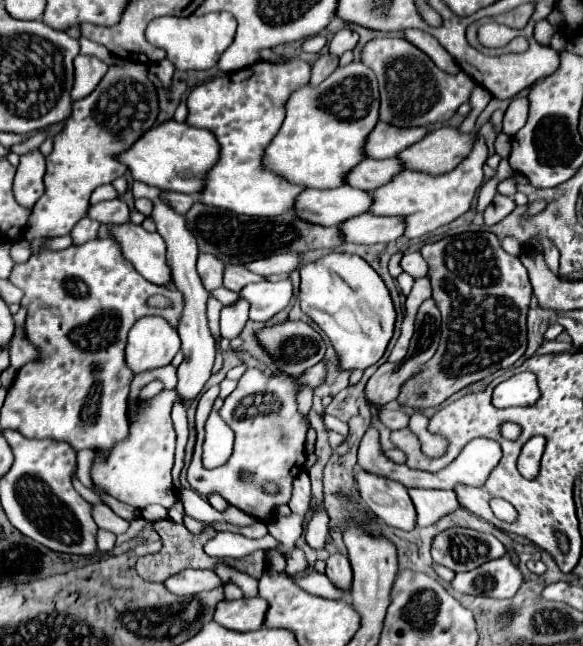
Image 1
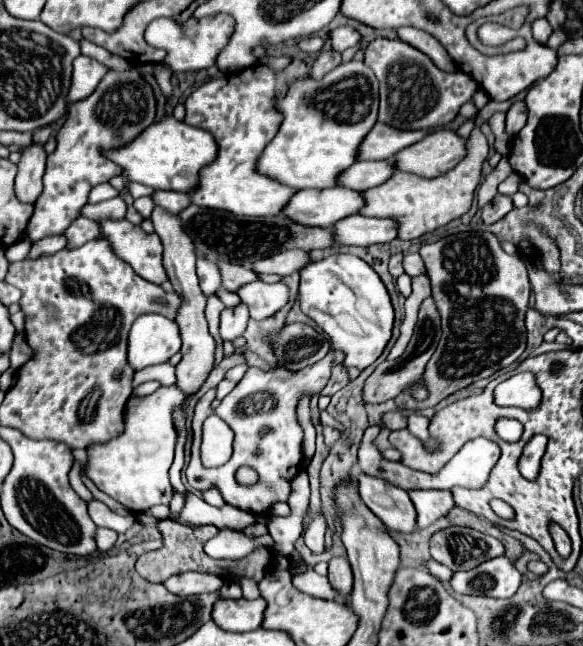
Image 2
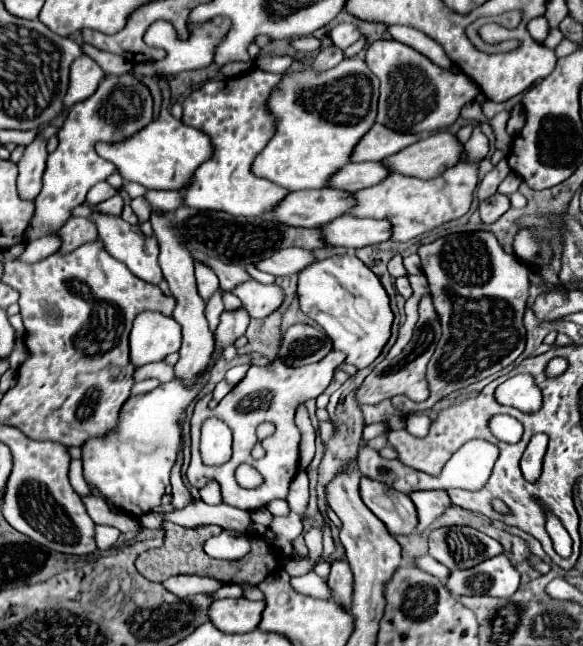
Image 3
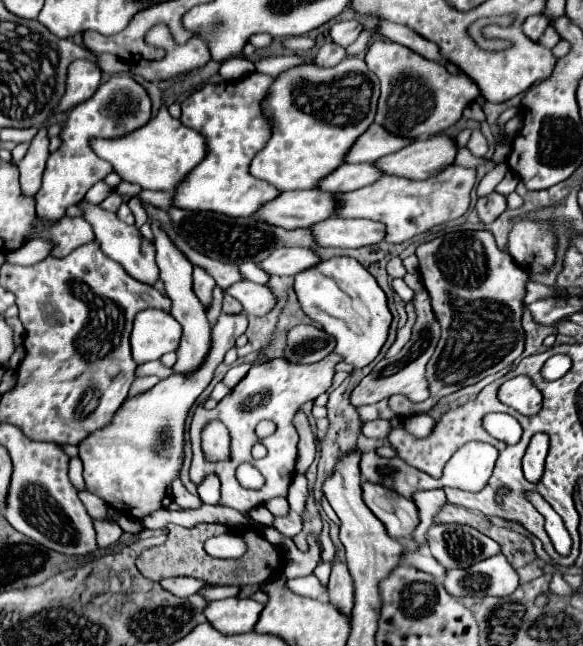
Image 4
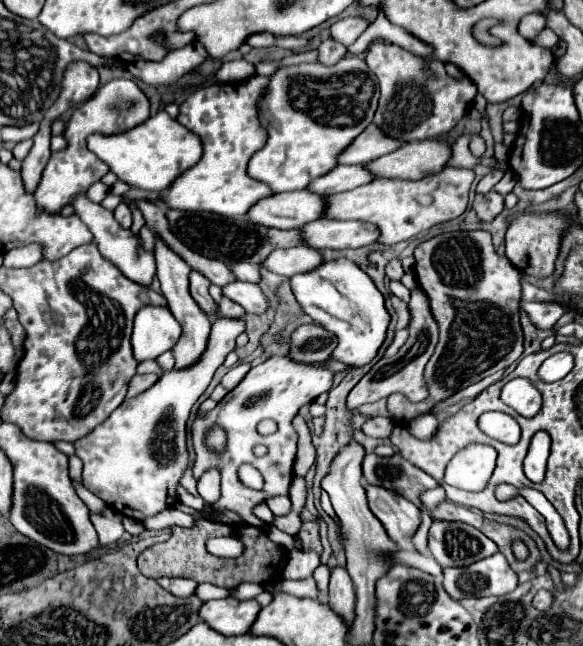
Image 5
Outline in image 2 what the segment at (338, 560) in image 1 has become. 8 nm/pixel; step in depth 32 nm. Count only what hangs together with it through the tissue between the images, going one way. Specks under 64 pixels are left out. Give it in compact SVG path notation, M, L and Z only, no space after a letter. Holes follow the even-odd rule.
M332 558L328 568L328 580L332 588L338 592L342 602L348 602L348 596L352 592L352 570L346 558Z

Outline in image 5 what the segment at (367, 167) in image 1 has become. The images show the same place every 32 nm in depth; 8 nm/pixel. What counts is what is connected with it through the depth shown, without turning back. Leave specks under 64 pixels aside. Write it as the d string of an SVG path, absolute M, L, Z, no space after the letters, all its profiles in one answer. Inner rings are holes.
M336 166L328 174L312 180L306 190L316 192L318 196L328 196L328 194L352 190L368 182L372 182L372 176L368 176L368 170L364 166ZM314 188L324 188L324 190L314 190Z

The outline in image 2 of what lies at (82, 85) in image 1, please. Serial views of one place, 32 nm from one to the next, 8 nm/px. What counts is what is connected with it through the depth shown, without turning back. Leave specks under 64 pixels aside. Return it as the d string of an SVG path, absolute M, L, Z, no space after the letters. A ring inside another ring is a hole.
M78 56L74 60L72 84L70 84L70 92L68 92L66 102L72 104L72 102L88 98L96 90L98 82L104 78L104 74L106 74L106 68L102 64L98 64L94 58Z

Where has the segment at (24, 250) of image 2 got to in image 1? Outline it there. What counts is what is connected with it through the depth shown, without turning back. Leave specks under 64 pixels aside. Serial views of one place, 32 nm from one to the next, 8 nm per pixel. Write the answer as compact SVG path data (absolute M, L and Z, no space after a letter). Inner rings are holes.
M20 240L20 242L12 244L10 256L12 256L16 262L26 262L26 260L30 258L30 242L28 242L28 240Z

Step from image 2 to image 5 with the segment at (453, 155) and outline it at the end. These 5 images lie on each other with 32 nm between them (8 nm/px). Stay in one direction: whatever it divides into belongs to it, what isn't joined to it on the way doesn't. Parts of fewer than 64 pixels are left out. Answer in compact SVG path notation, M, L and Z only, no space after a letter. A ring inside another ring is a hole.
M424 140L424 142L400 146L398 150L364 164L364 168L376 180L378 178L420 180L424 176L440 172L448 162L448 158L450 158L448 144L440 140Z

